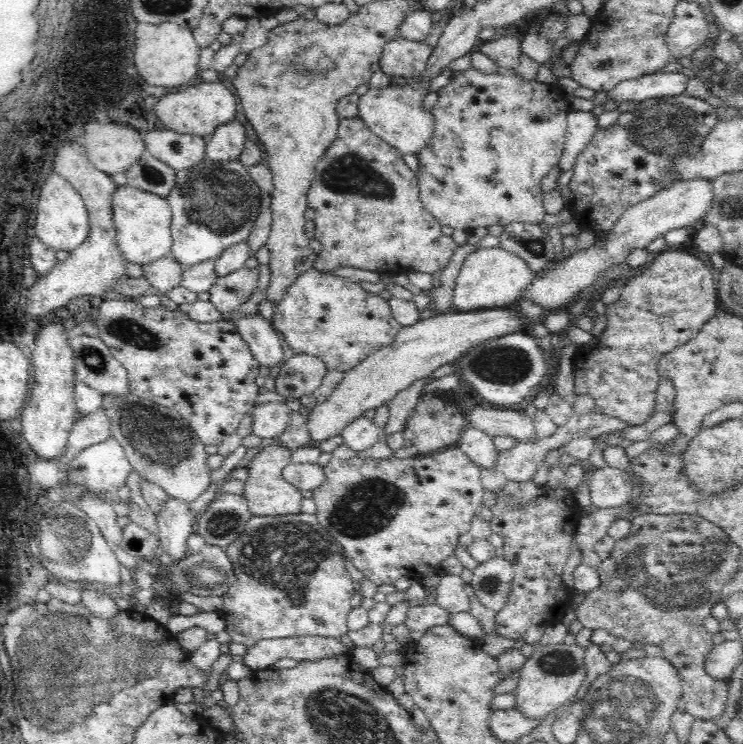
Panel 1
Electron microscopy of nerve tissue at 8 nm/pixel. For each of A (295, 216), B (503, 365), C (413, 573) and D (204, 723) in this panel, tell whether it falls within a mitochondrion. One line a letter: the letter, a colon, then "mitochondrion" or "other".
A: other
B: mitochondrion
C: other
D: other

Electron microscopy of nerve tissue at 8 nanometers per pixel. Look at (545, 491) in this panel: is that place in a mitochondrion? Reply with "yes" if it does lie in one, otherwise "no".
no

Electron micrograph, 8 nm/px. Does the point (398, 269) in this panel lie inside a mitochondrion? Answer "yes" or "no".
no

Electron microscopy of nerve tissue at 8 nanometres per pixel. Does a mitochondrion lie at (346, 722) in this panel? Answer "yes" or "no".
yes

